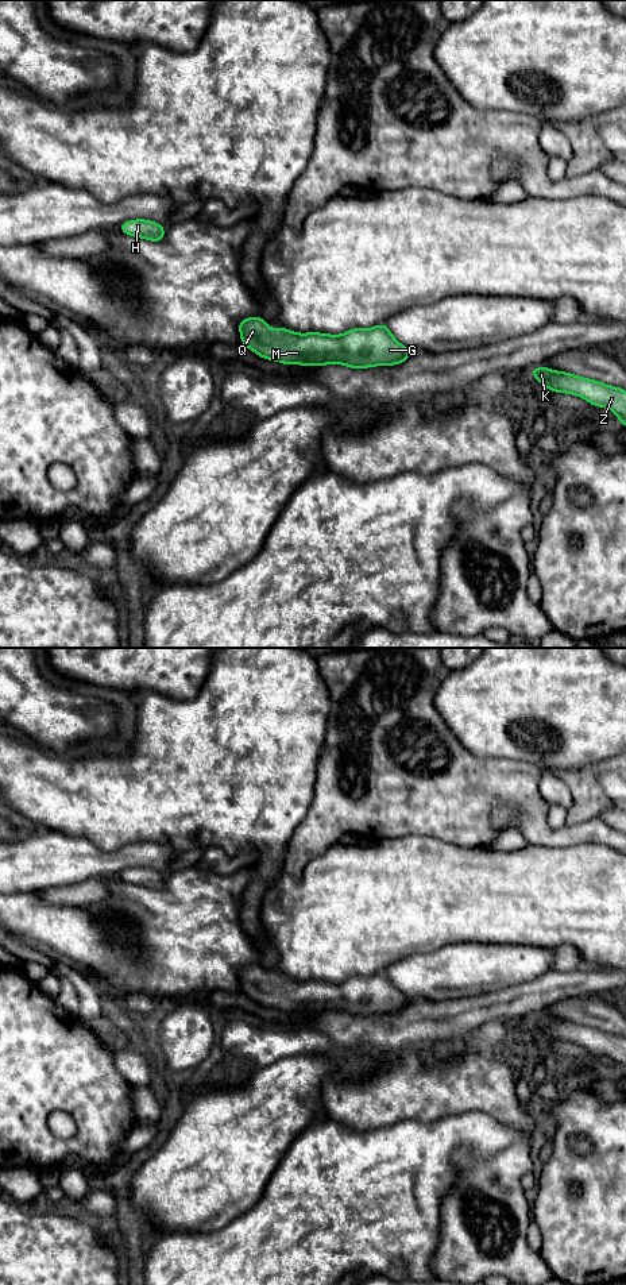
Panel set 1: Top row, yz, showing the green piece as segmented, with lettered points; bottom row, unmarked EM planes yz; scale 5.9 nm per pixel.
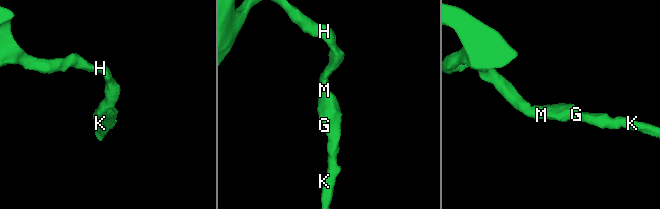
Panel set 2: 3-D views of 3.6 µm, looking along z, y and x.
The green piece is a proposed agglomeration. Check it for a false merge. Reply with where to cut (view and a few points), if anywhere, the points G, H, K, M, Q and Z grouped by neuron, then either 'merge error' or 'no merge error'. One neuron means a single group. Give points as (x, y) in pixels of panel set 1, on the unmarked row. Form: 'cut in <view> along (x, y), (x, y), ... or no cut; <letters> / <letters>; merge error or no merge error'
no cut; G H K M Q Z; no merge error

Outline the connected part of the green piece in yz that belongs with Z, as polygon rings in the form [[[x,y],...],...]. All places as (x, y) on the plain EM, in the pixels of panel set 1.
[[[544,1014],[530,1022],[548,1038],[577,1043],[594,1054],[610,1057],[626,1073],[626,1038]]]

